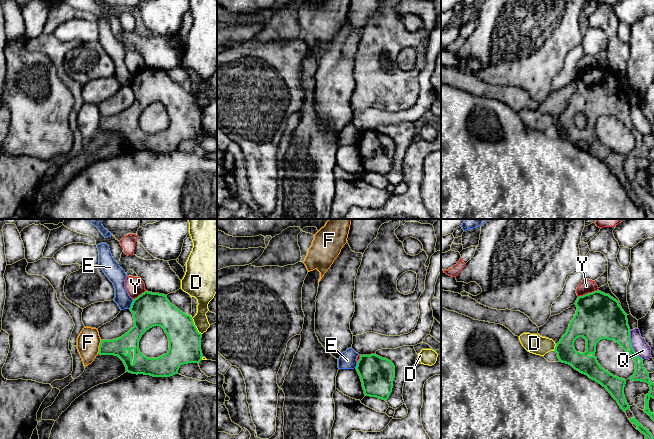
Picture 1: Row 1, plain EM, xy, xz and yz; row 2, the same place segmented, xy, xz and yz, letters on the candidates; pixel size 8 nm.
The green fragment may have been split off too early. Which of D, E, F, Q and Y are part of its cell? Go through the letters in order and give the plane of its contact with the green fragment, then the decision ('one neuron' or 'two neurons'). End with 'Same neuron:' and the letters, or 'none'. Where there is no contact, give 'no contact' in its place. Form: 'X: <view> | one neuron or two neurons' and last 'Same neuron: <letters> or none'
D: xy | two neurons
E: xy | two neurons
F: xy | two neurons
Q: yz | two neurons
Y: yz | two neurons
Same neuron: none

